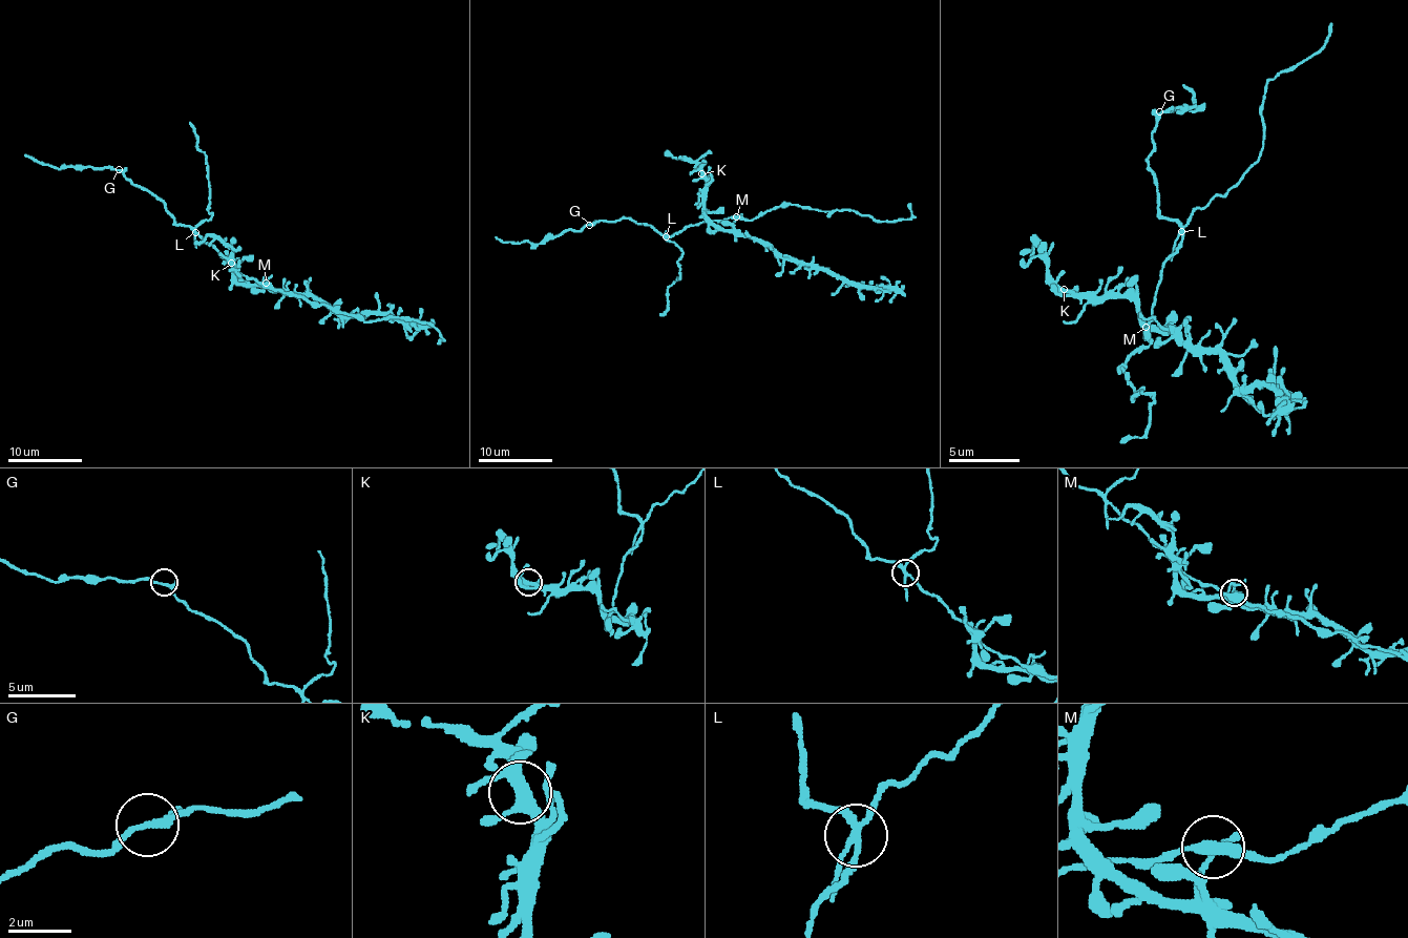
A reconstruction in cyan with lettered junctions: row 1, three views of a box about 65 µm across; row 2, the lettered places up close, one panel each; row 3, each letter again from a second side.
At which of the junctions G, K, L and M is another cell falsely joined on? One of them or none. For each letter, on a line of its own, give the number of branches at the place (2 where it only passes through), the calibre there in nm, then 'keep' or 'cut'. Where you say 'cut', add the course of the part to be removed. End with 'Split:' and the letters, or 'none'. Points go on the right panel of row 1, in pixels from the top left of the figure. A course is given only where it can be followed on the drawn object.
G: 3 | 190 nm | keep
K: 4 | 340 nm | keep
L: 4 | 190 nm | cut | (1181, 232), (1213, 200), (1231, 189), (1258, 158), (1265, 87), (1283, 69), (1294, 69), (1322, 45), (1332, 23)
M: 4 | 320 nm | keep
Split: L

